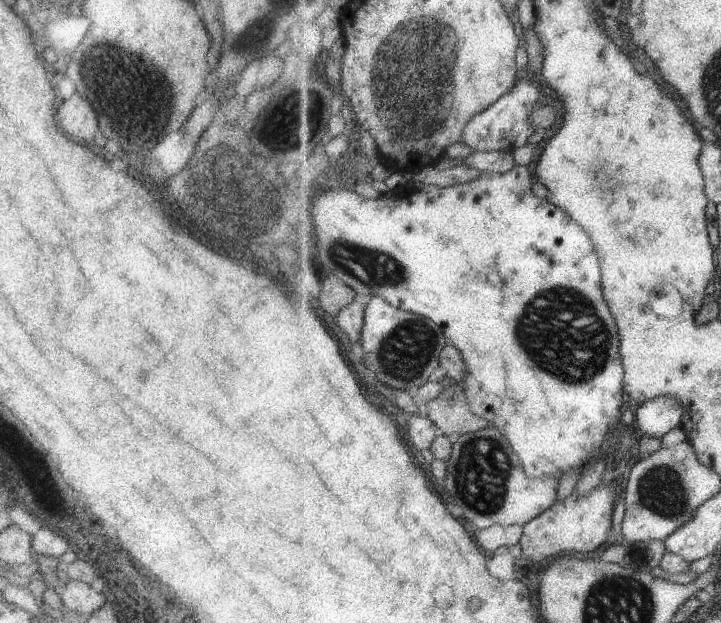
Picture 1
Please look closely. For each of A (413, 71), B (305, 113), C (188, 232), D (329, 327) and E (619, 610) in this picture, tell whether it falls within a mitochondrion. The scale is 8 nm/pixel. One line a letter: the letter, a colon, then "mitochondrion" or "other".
A: mitochondrion
B: mitochondrion
C: mitochondrion
D: other
E: mitochondrion

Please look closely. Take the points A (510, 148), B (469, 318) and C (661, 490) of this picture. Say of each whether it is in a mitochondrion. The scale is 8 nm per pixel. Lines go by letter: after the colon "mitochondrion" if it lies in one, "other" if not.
A: other
B: other
C: mitochondrion

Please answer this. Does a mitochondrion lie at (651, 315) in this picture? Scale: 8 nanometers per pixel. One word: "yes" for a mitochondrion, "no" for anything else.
no

